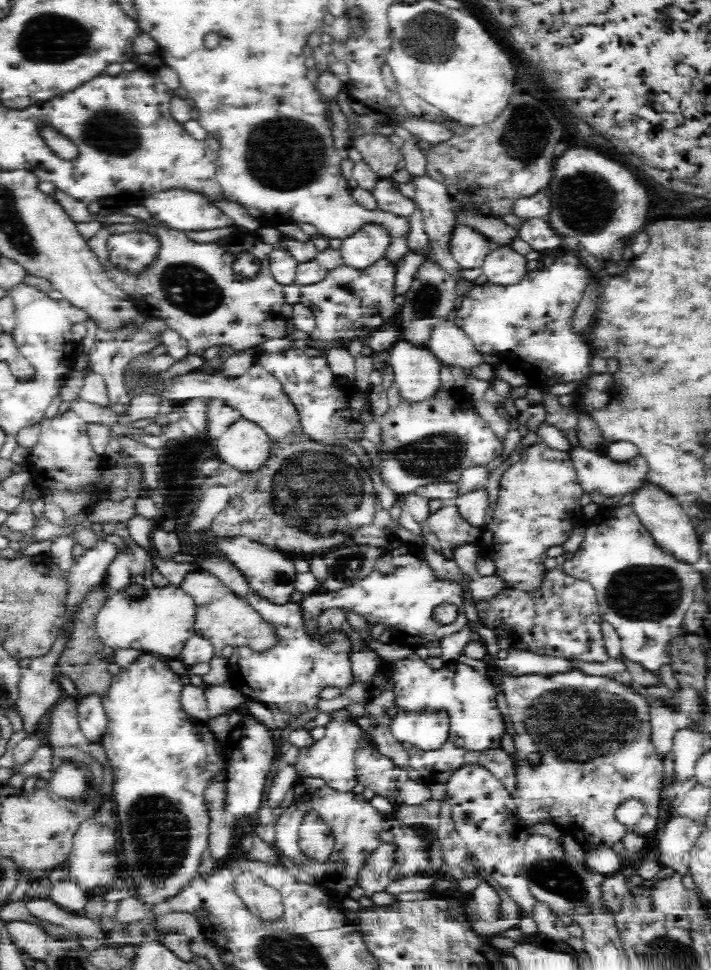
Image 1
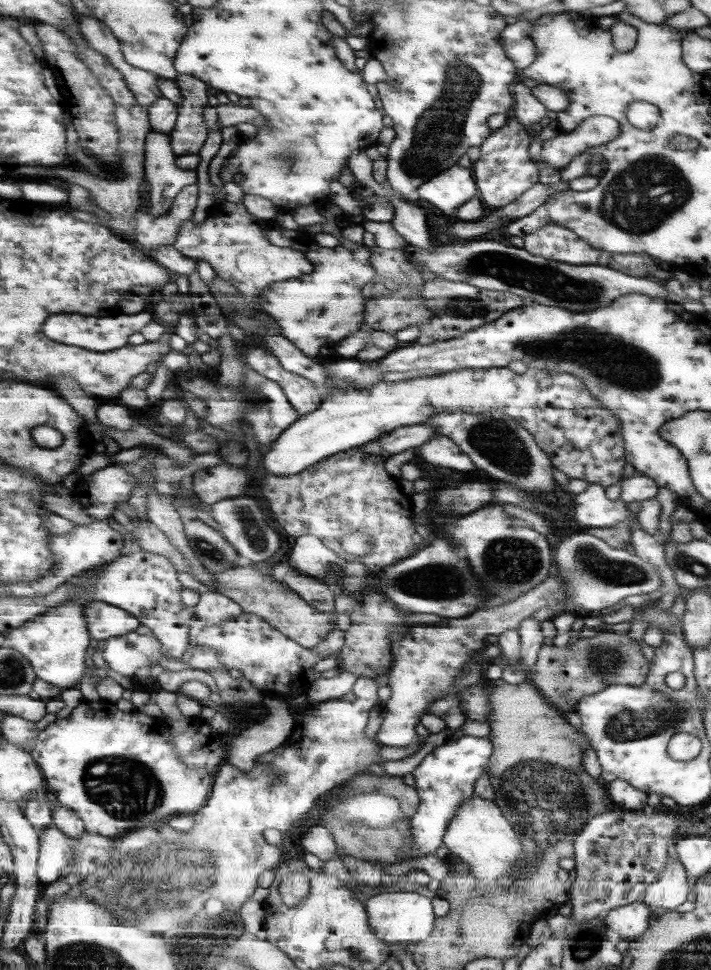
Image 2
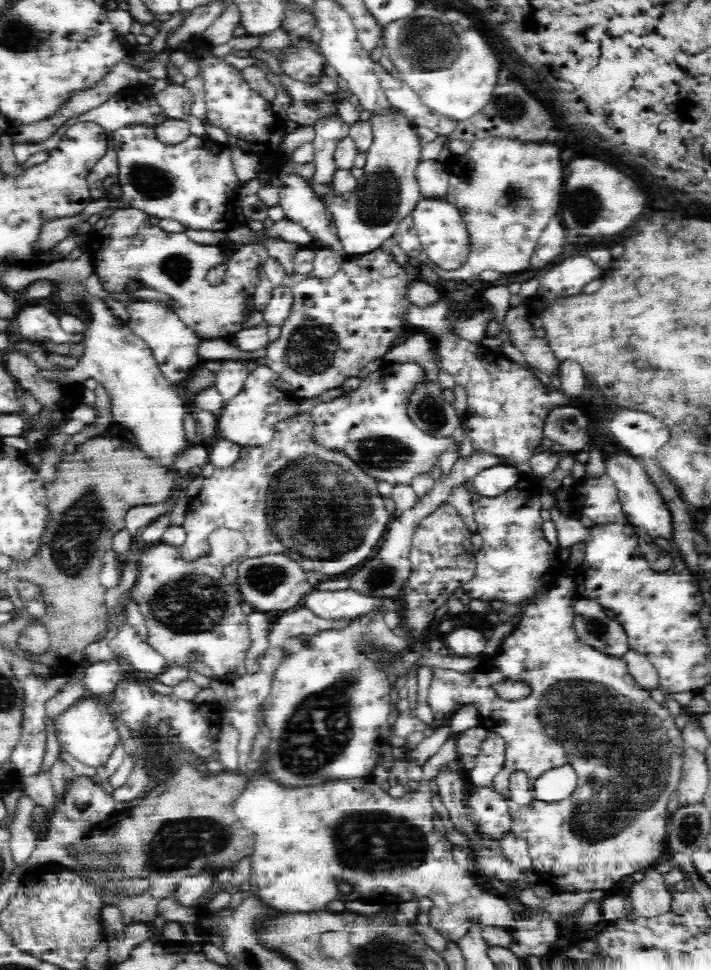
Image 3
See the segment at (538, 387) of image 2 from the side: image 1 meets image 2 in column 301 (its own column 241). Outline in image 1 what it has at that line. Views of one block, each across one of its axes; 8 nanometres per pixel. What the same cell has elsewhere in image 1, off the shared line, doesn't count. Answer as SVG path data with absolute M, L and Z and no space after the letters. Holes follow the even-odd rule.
M240 418L218 438L218 456L240 472L258 472L270 458L272 440L264 428Z

